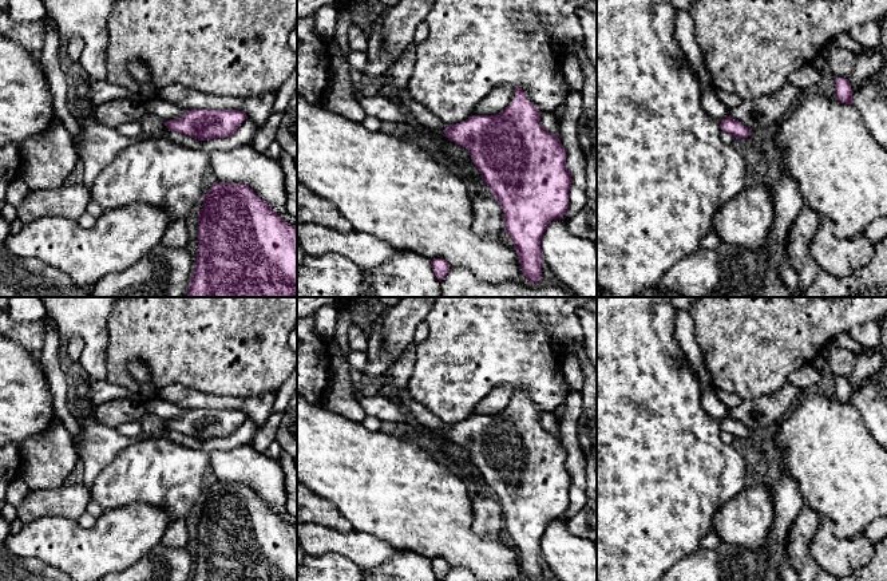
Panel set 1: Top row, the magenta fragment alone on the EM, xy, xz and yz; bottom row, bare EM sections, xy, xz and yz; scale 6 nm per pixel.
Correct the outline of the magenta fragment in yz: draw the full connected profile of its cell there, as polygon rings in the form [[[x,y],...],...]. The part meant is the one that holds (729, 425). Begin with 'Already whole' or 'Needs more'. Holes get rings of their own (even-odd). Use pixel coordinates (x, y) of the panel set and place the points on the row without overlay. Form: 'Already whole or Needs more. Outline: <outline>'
Already whole. Outline: [[[728,415],[721,419],[720,426],[722,431],[730,432],[736,439],[747,438],[751,434],[748,427]]]

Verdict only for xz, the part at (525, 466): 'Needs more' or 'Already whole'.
Needs more

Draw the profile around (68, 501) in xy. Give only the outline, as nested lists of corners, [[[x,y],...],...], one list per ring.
[[[84,483],[63,485],[55,489],[29,490],[17,507],[17,518],[31,522],[43,517],[60,517],[78,521],[91,502]]]

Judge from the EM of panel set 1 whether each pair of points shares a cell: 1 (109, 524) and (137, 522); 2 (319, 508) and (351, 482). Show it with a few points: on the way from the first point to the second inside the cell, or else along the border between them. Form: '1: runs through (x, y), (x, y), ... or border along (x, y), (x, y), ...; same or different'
1: runs through (115, 524), (130, 524); same
2: border along (311, 490), (327, 500), (349, 522); different

